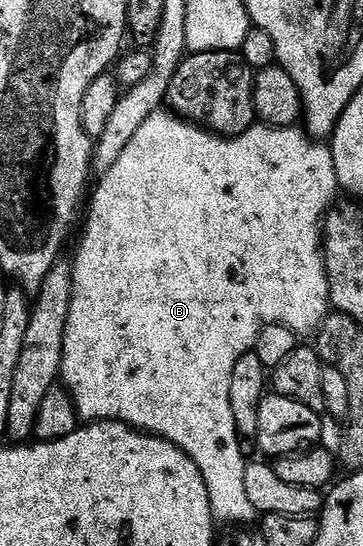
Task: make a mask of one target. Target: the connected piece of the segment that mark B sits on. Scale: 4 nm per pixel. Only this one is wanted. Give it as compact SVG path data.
M161 110L150 114L150 118L142 122L138 134L130 138L130 146L122 150L122 158L118 158L118 162L114 162L114 166L110 166L110 170L103 173L99 180L100 185L97 188L95 185L86 208L84 237L80 240L80 249L76 252L76 260L71 261L72 301L70 314L66 318L66 342L62 346L60 367L63 387L72 395L81 421L117 420L140 432L147 432L149 436L160 436L181 448L194 462L194 466L198 466L210 494L212 515L221 525L255 525L258 513L246 494L245 445L236 434L234 410L230 410L230 378L234 374L234 366L238 366L238 358L255 349L258 334L262 334L266 326L277 324L286 326L297 334L312 334L319 329L324 317L329 315L322 225L328 209L333 207L337 199L336 192L338 193L331 147L327 143L313 140L307 131L296 126L253 126L240 136L218 136L203 127L181 120L171 111Z

